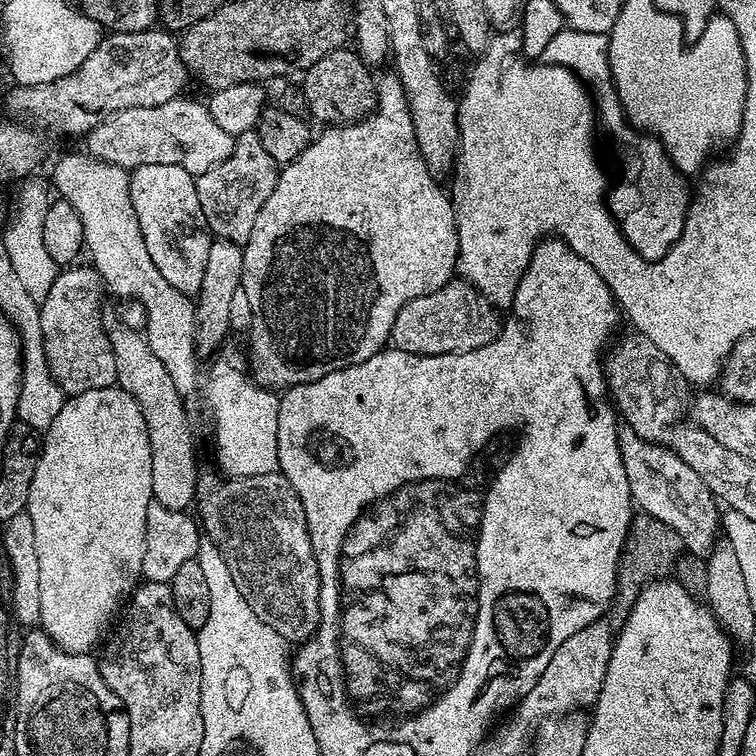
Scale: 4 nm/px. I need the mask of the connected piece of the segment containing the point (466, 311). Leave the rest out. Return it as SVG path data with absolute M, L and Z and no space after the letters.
M453 278L430 294L422 294L422 298L414 298L398 310L398 318L394 318L394 326L390 337L391 347L415 356L437 356L438 354L454 354L478 350L478 346L486 346L496 340L502 327L502 316L497 309L471 284L460 278Z

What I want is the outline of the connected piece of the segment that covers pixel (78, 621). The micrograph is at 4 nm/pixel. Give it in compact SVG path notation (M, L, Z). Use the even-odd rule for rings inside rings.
M119 386L86 390L77 396L68 396L62 410L58 410L58 418L54 418L54 422L50 422L50 426L43 433L38 470L34 470L34 482L30 482L30 498L26 509L30 514L30 522L34 522L34 546L38 550L38 595L42 598L39 627L62 650L91 653L93 651L91 648L96 643L97 645L101 643L114 617L121 611L122 601L141 583L140 571L146 538L146 510L153 503L150 482L150 434L146 434L146 418L142 418L142 410L138 410L138 402L134 402L134 398Z

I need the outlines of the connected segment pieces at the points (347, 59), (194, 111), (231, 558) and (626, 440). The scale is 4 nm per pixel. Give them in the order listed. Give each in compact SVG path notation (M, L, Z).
M348 46L326 54L326 58L318 58L318 62L314 62L302 76L309 117L313 121L321 120L321 125L336 126L373 115L378 84L375 79L372 81L372 72L359 52Z
M177 98L162 102L162 106L127 108L117 112L90 130L86 137L87 155L107 164L117 164L129 170L143 164L182 166L197 177L230 158L234 137L222 130L208 113L207 103Z
M277 470L270 474L254 474L216 480L201 479L198 484L199 523L207 539L215 544L226 566L230 566L230 578L238 586L238 594L246 598L250 610L264 624L269 624L285 642L303 642L313 635L314 626L320 622L320 575L314 558L314 546L310 546L310 534L306 526L306 514L302 502L284 477Z
M621 427L616 433L616 441L622 464L626 466L626 482L630 482L633 505L641 513L666 522L666 526L679 534L689 553L707 557L722 532L722 508L710 487L670 447L642 439L633 428Z

